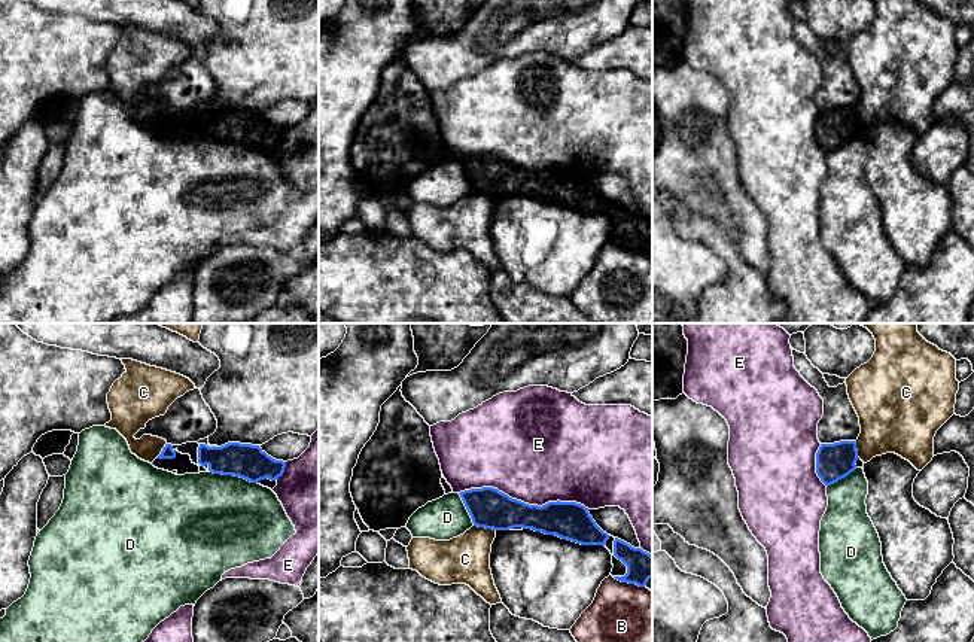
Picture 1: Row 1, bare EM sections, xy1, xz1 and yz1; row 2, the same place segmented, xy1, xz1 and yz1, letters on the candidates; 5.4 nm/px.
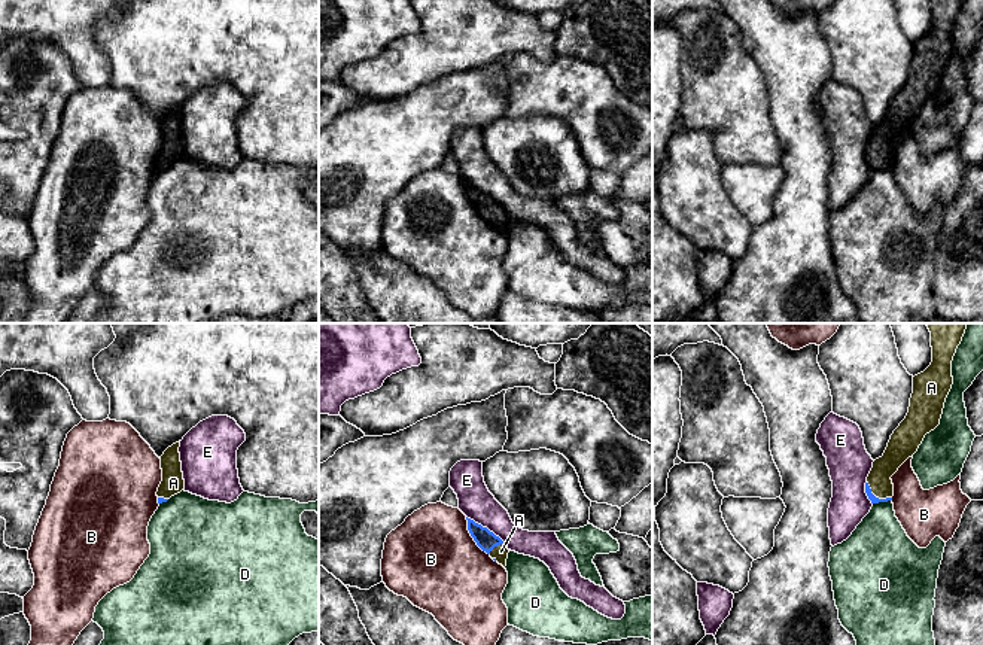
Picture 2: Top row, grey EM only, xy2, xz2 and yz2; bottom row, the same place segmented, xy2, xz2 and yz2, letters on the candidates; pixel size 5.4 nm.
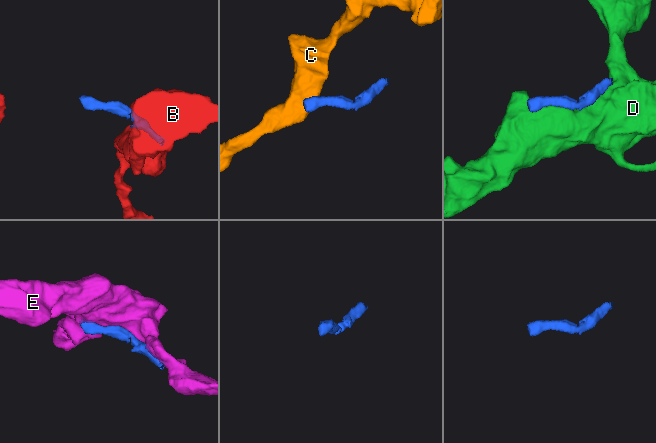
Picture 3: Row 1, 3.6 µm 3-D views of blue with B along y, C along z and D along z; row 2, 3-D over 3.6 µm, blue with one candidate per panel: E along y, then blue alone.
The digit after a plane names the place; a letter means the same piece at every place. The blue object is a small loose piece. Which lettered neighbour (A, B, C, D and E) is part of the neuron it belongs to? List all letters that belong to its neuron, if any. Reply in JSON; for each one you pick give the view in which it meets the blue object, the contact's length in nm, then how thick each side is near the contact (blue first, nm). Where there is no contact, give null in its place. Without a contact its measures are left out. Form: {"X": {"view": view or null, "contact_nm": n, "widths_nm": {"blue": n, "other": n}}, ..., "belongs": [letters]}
{"A": {"view": "yz2", "contact_nm": 160, "widths_nm": {"blue": 40, "other": 130}}, "belongs": ["A"]}

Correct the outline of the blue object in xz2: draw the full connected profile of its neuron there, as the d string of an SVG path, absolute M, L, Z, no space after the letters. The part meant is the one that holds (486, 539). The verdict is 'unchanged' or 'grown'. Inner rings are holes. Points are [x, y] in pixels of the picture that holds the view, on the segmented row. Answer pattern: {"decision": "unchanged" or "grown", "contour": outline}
{"decision": "grown", "contour": "M468 518L468 530L477 545L486 551L494 562L502 565L503 568L506 566L506 559L508 559L508 547L505 542L496 536L493 532L490 532L487 527L483 527L481 524L475 523L474 520Z"}

